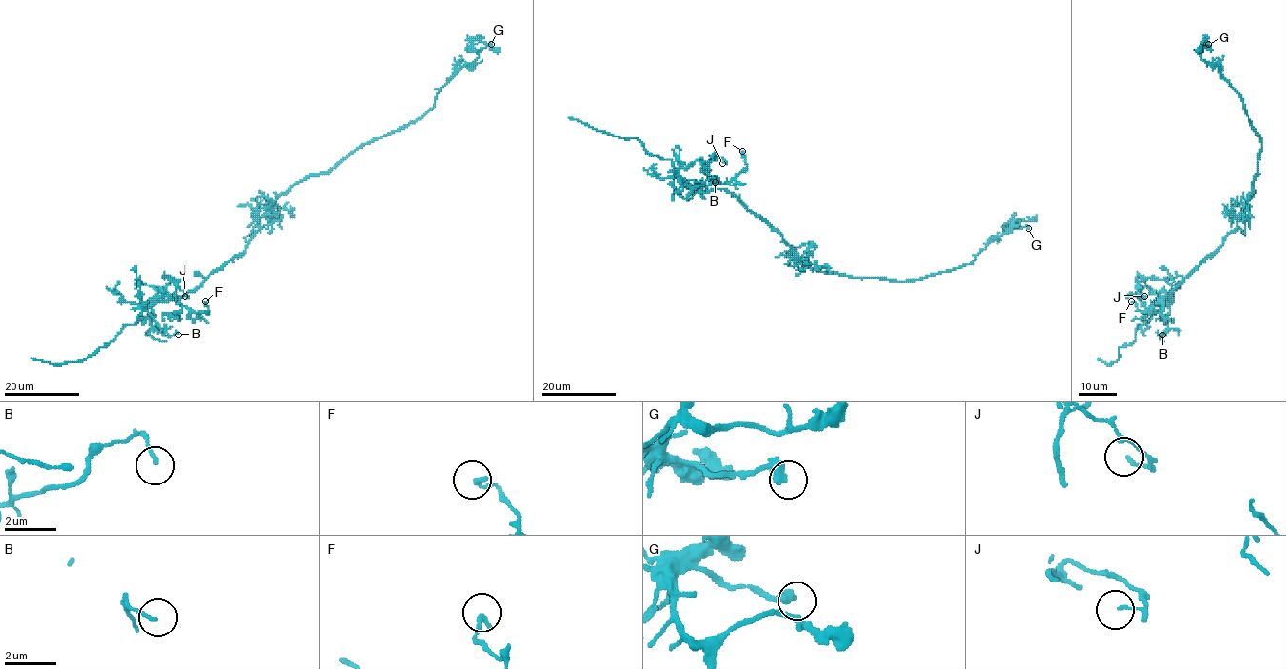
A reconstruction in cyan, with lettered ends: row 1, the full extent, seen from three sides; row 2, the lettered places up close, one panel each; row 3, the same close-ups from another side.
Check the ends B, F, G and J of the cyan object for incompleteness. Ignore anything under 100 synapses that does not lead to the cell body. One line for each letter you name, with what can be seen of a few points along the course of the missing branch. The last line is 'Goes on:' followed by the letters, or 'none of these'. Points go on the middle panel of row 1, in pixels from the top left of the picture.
Goes on: none of these

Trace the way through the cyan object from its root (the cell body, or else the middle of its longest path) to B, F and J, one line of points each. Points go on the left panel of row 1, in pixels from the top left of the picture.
B: (260, 218), (259, 227), (241, 254), (193, 291), (152, 306), (151, 324), (166, 335), (178, 334)
F: (260, 218), (246, 249), (193, 291), (169, 300), (156, 300), (171, 296), (195, 312), (210, 312), (205, 301)
J: (260, 218), (246, 249), (193, 291), (169, 300), (156, 300), (173, 279), (168, 278), (188, 297), (185, 296)

